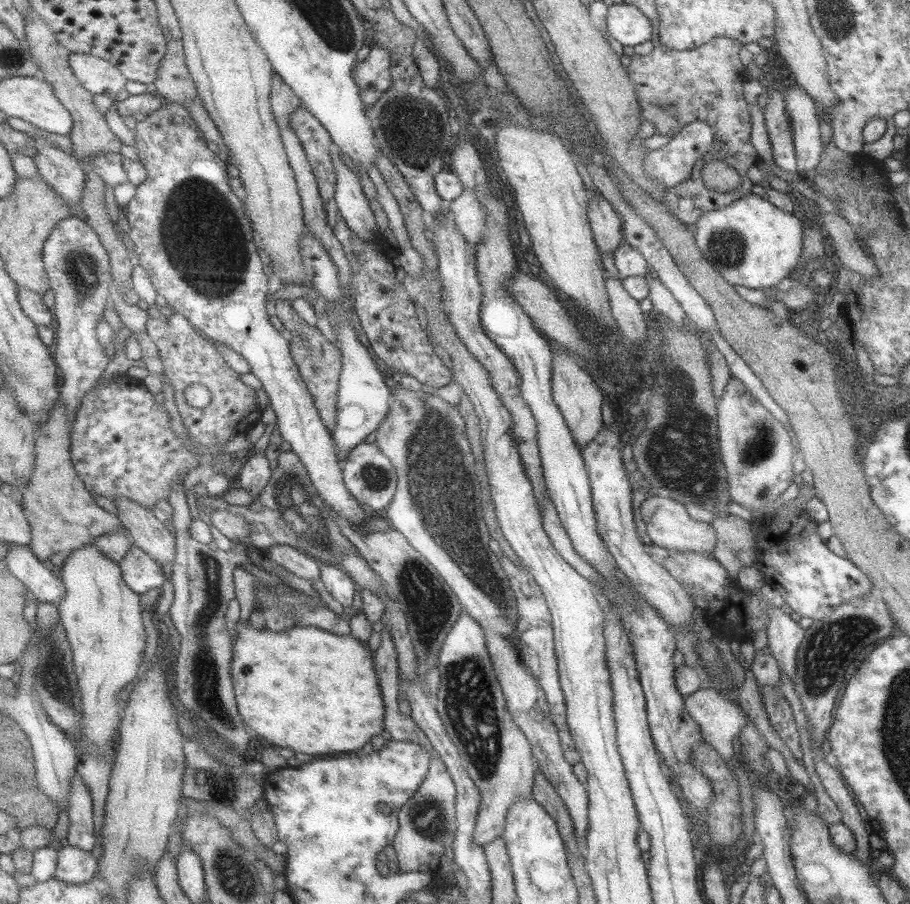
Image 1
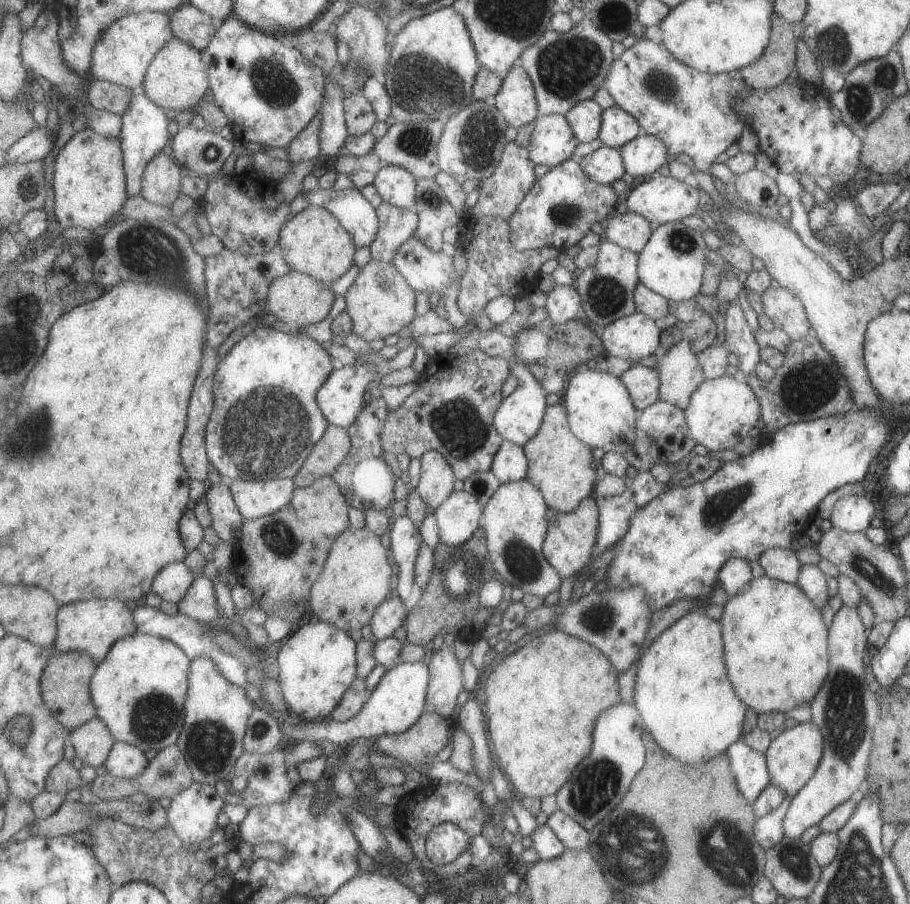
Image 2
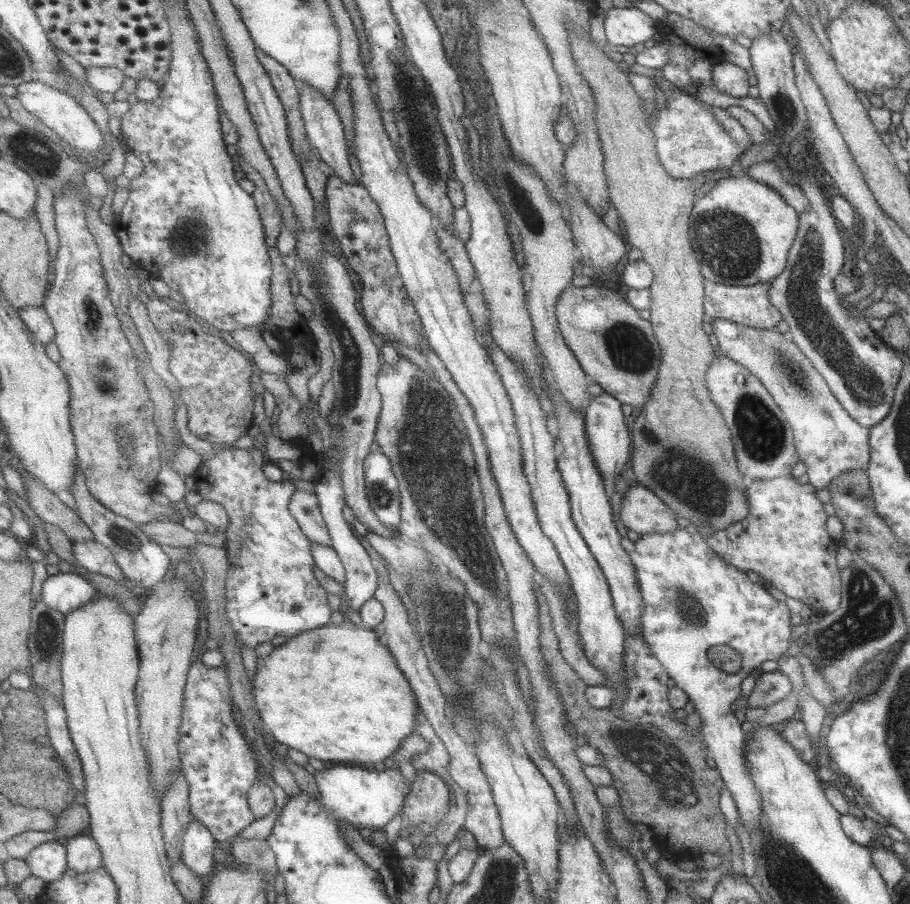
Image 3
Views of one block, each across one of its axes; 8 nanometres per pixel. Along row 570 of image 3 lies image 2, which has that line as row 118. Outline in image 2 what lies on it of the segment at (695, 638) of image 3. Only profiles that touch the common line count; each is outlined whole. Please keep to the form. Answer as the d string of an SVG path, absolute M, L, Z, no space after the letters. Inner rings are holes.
M641 38L612 62L608 76L602 86L613 97L617 107L628 111L639 123L641 131L657 137L665 144L669 156L686 154L693 161L696 170L709 173L717 154L725 152L737 142L746 120L742 119L734 107L734 101L743 99L753 90L741 80L738 71L728 73L704 73L679 62L661 43Z

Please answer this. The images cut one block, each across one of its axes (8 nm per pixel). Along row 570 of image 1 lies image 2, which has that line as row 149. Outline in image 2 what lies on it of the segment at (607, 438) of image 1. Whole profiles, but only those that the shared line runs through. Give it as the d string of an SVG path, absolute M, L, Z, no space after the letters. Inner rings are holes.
M642 132L621 148L624 169L633 177L652 176L663 164L667 164L668 150L657 137Z

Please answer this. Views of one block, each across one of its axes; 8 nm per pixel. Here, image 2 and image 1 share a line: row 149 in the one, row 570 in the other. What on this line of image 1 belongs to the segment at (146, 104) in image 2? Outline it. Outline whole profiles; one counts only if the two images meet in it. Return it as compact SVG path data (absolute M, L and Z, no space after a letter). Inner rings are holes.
M137 543L133 544L120 564L125 581L141 596L148 594L153 588L161 588L167 580L168 569Z

